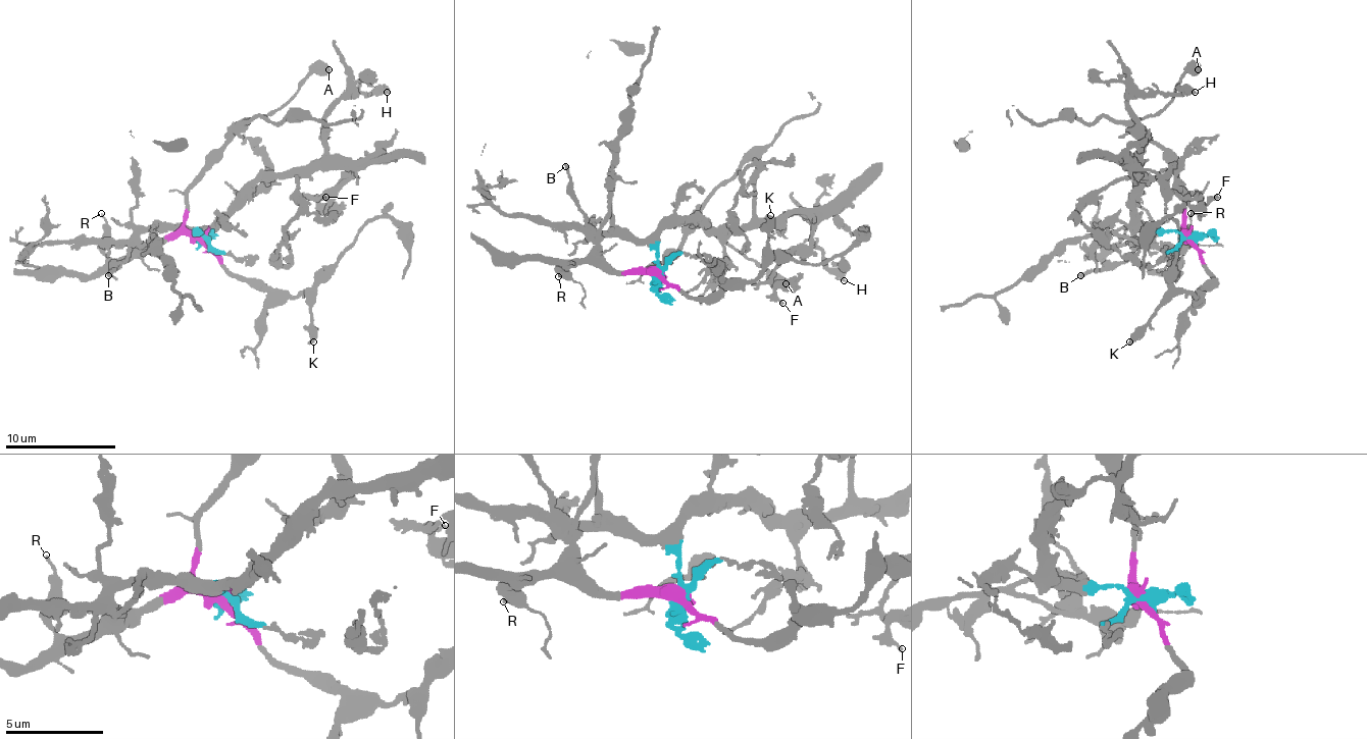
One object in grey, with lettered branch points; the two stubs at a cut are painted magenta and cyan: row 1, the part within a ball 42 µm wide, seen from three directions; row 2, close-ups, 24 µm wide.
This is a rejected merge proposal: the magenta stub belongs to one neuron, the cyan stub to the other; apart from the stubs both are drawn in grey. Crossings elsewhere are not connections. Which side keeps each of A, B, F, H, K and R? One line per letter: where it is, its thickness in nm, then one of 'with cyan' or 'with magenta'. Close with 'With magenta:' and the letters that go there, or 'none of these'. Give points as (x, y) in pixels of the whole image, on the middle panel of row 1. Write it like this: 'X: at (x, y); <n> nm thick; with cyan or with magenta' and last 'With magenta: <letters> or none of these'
A: at (786, 283); 650 nm thick; with magenta
B: at (565, 166); 220 nm thick; with cyan
F: at (782, 303); 240 nm thick; with cyan
H: at (844, 280); 440 nm thick; with cyan
K: at (770, 215); 480 nm thick; with magenta
R: at (558, 276); 140 nm thick; with magenta
With magenta: A, K, R

